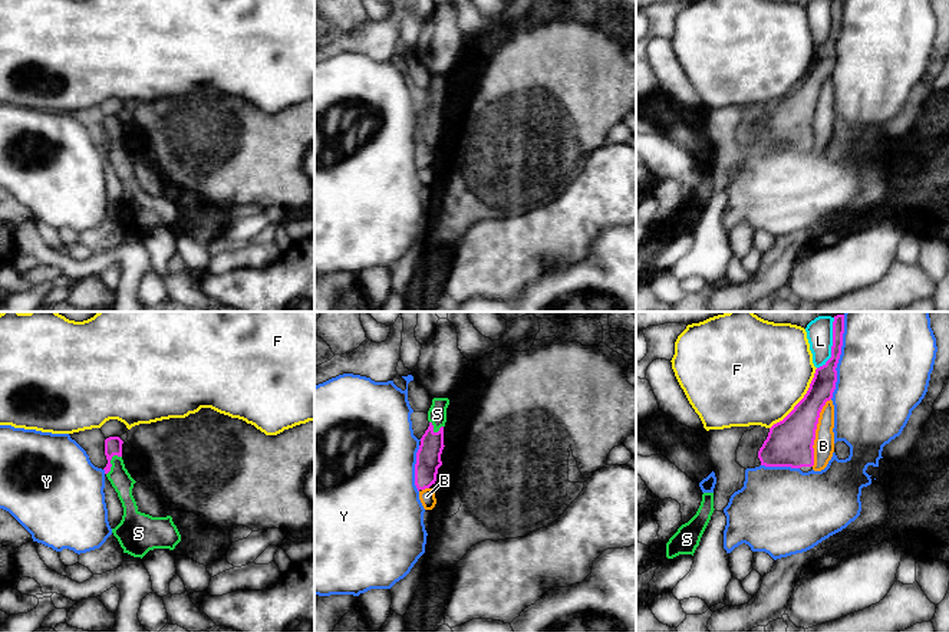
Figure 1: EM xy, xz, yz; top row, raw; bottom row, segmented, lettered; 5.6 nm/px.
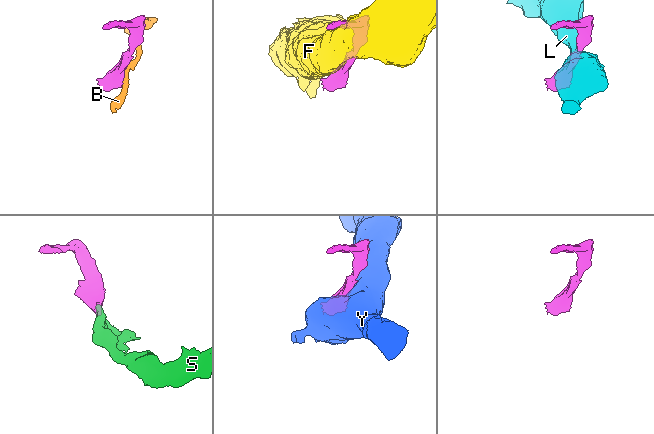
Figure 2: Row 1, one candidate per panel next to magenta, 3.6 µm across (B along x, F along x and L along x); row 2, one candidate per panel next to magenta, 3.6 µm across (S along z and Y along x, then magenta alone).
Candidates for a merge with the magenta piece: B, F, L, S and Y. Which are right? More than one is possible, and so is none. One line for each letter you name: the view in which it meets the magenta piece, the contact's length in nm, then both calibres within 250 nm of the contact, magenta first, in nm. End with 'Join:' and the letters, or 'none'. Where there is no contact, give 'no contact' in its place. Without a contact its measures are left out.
S: meets magenta in xy; contact 140 nm long; 100 nm thick on the magenta side, 120 nm on the other
Join: S

